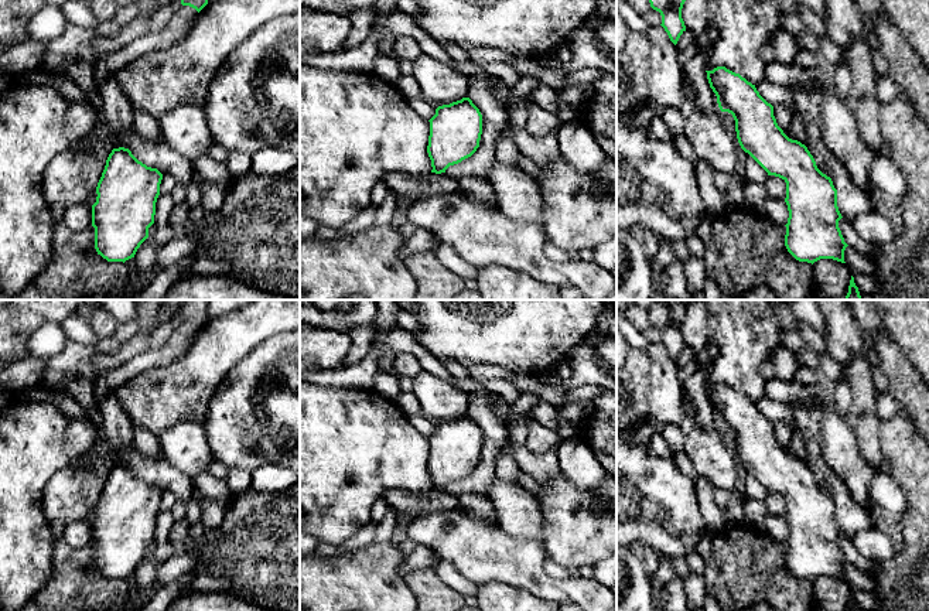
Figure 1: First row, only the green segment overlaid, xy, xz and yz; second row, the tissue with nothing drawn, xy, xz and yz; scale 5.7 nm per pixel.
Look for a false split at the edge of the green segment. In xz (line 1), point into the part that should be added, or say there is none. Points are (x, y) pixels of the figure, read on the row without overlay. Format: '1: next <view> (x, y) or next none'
1: next none

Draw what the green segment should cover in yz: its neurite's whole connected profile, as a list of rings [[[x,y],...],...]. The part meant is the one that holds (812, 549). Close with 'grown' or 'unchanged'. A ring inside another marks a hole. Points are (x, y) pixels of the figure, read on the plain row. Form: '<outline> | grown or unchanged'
[[[725,383],[706,388],[710,405],[717,413],[721,429],[728,429],[735,437],[737,455],[741,465],[748,470],[766,489],[786,499],[786,515],[789,535],[785,552],[788,569],[799,578],[814,580],[820,576],[844,578],[844,559],[839,537],[843,535],[837,523],[837,506],[830,494],[823,491],[805,461],[789,455],[778,443],[773,423],[768,420],[740,390]]] | unchanged

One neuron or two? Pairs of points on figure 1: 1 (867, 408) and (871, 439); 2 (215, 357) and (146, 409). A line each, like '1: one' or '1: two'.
1: one
2: one

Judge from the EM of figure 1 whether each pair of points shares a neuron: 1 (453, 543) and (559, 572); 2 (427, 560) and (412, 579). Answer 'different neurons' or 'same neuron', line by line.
1: different neurons
2: different neurons

